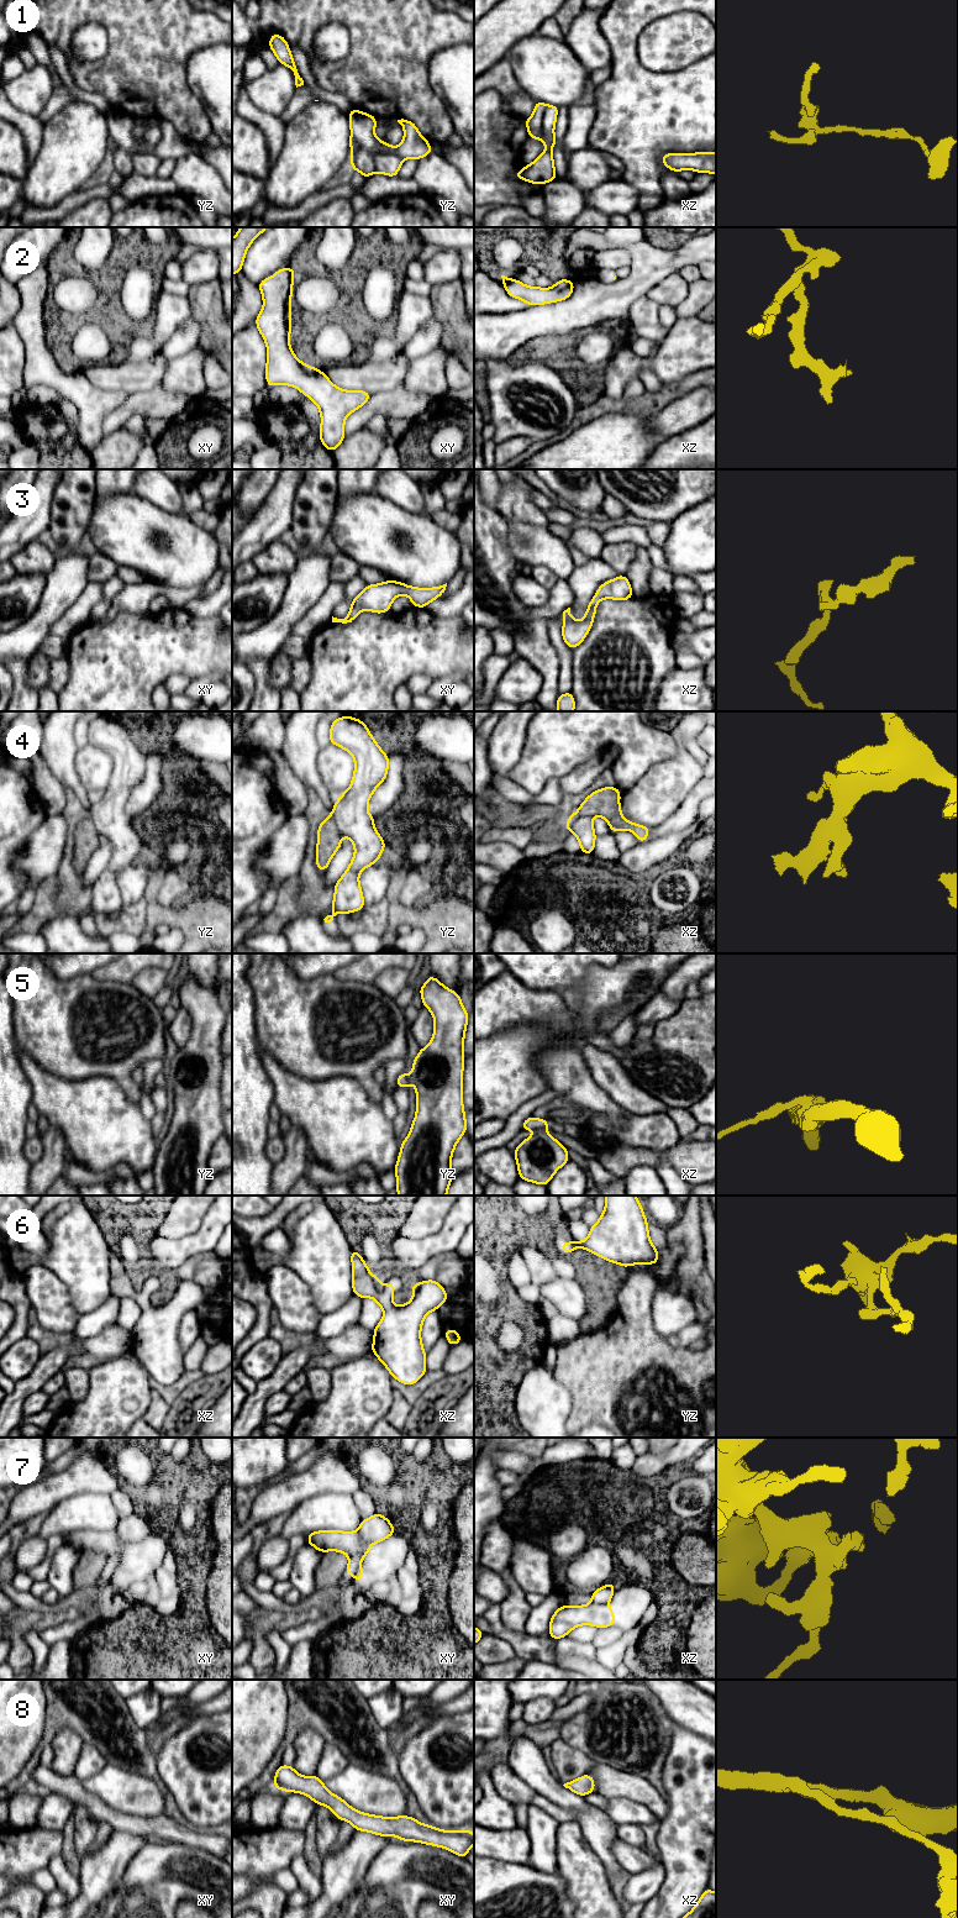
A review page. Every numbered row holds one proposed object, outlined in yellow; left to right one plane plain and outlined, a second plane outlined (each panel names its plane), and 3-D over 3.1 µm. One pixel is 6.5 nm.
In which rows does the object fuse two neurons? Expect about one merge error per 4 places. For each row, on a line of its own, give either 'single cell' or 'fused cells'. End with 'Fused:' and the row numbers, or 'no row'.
1: fused cells
2: single cell
3: single cell
4: fused cells
5: fused cells
6: single cell
7: fused cells
8: single cell
Fused: 1, 4, 5, 7

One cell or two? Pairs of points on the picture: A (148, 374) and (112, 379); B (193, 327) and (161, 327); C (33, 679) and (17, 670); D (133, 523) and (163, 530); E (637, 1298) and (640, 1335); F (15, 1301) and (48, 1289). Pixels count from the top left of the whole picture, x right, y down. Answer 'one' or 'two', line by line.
A: one
B: two
C: two
D: one
E: one
F: two

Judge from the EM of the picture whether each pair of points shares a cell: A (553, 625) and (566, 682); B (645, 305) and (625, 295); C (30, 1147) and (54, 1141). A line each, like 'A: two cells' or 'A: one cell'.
A: one cell
B: two cells
C: two cells

